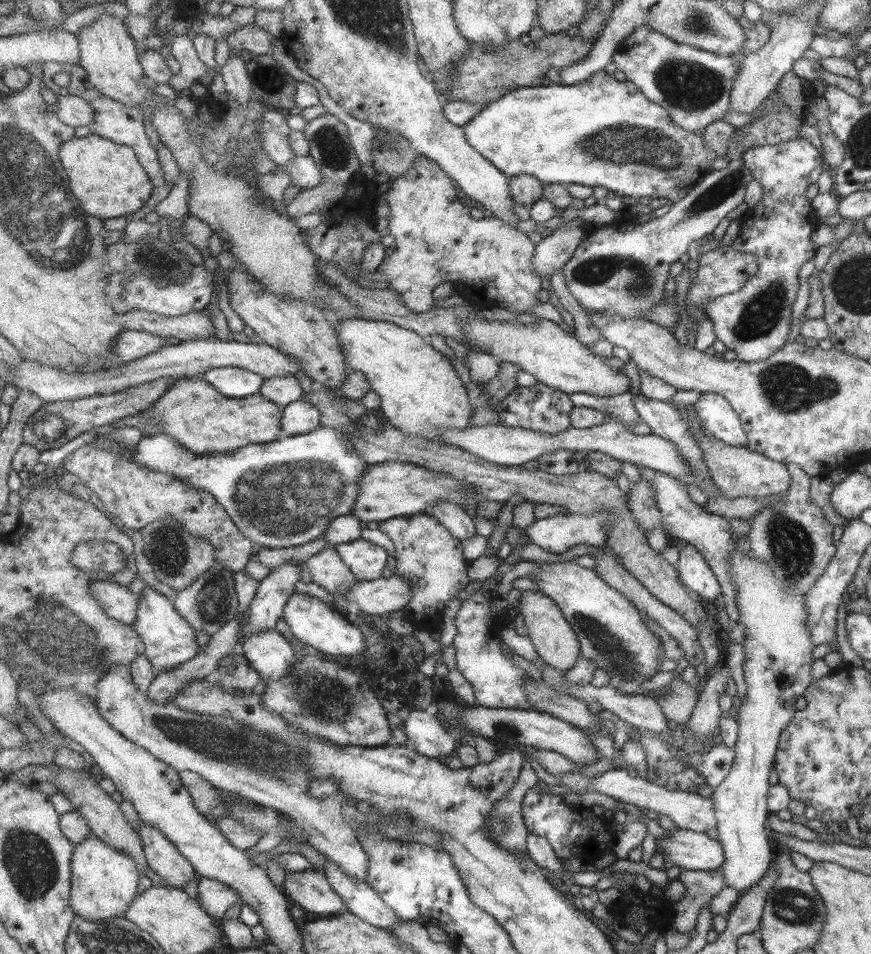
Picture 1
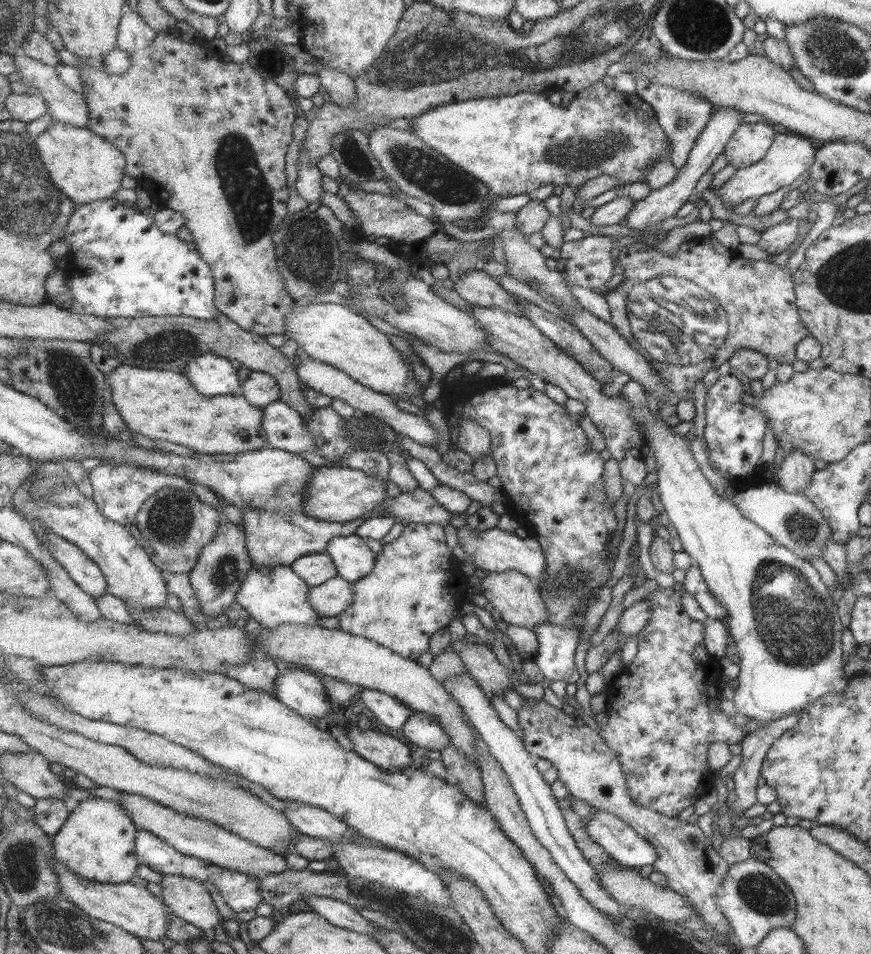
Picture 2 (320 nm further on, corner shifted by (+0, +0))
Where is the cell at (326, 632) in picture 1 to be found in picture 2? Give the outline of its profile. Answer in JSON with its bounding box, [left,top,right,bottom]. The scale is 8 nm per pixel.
[237,565,319,630]

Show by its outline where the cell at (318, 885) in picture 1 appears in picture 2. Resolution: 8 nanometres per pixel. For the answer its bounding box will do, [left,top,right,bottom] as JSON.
[120,792,287,877]

